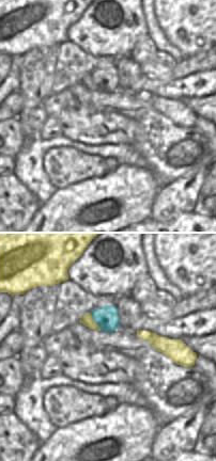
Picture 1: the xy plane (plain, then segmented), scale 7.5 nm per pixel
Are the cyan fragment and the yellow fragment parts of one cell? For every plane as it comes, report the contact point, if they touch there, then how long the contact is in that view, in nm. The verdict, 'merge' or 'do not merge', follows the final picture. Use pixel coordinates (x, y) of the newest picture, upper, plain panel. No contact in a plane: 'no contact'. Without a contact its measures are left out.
contact (94, 82); length 170 nm

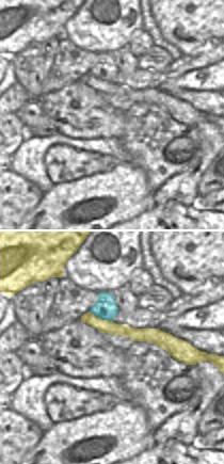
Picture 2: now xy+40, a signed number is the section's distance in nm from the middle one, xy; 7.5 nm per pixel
contact (100, 79); length 200 nm

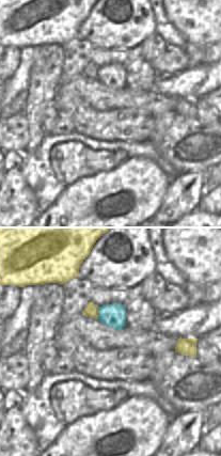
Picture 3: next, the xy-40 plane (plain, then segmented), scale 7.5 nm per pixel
contact (98, 74); length 100 nm

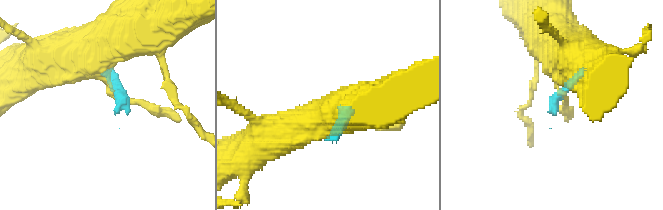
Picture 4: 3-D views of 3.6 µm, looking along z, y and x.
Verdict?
do not merge

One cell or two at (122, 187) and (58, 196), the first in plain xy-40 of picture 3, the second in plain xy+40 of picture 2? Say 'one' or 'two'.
one

